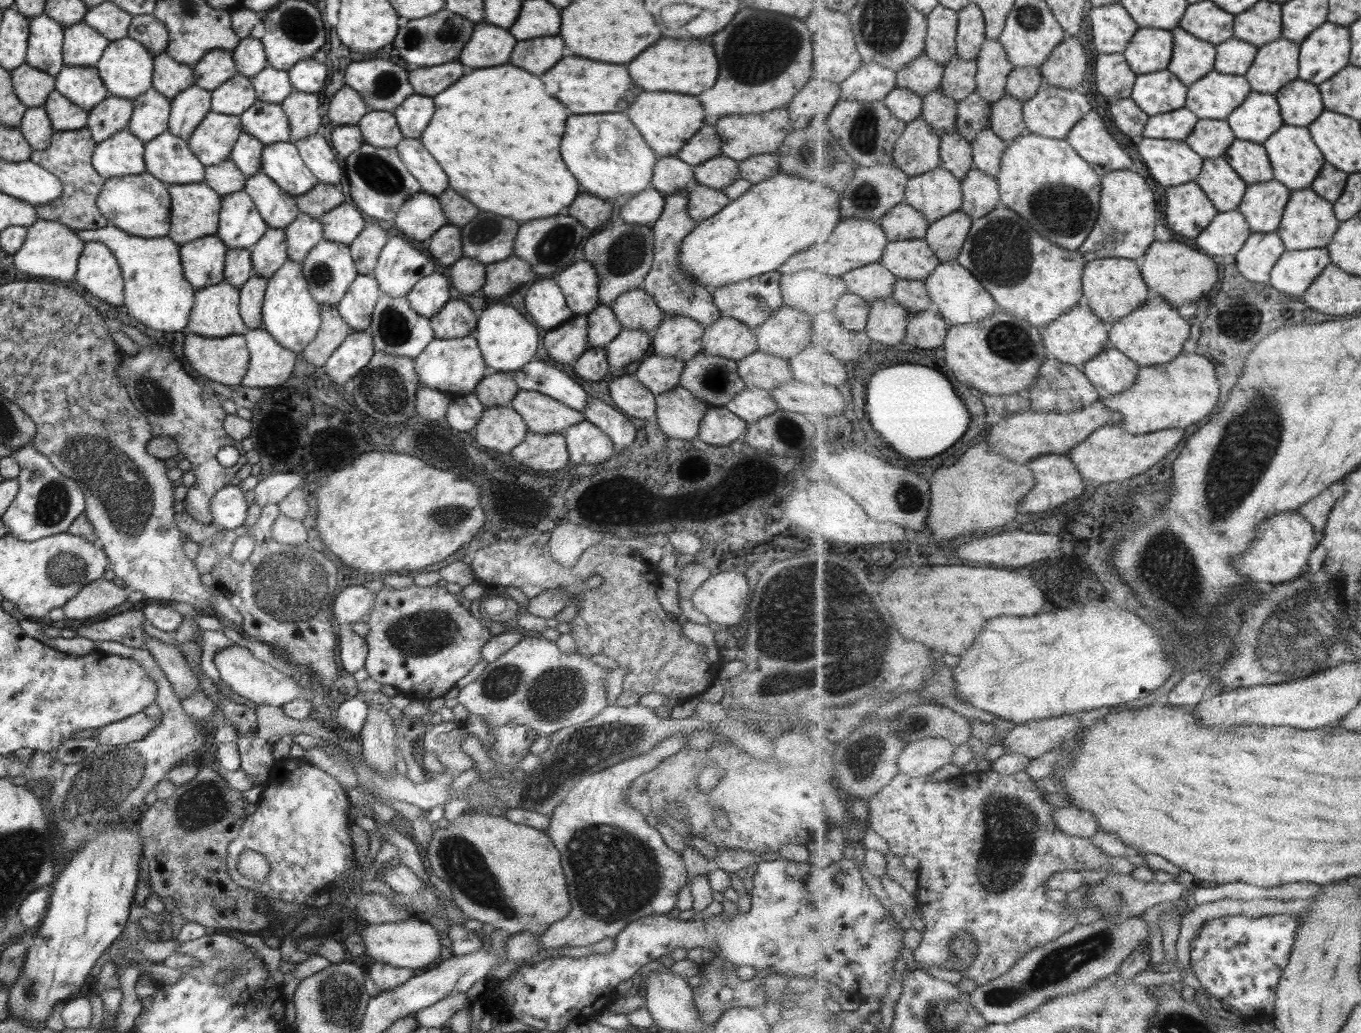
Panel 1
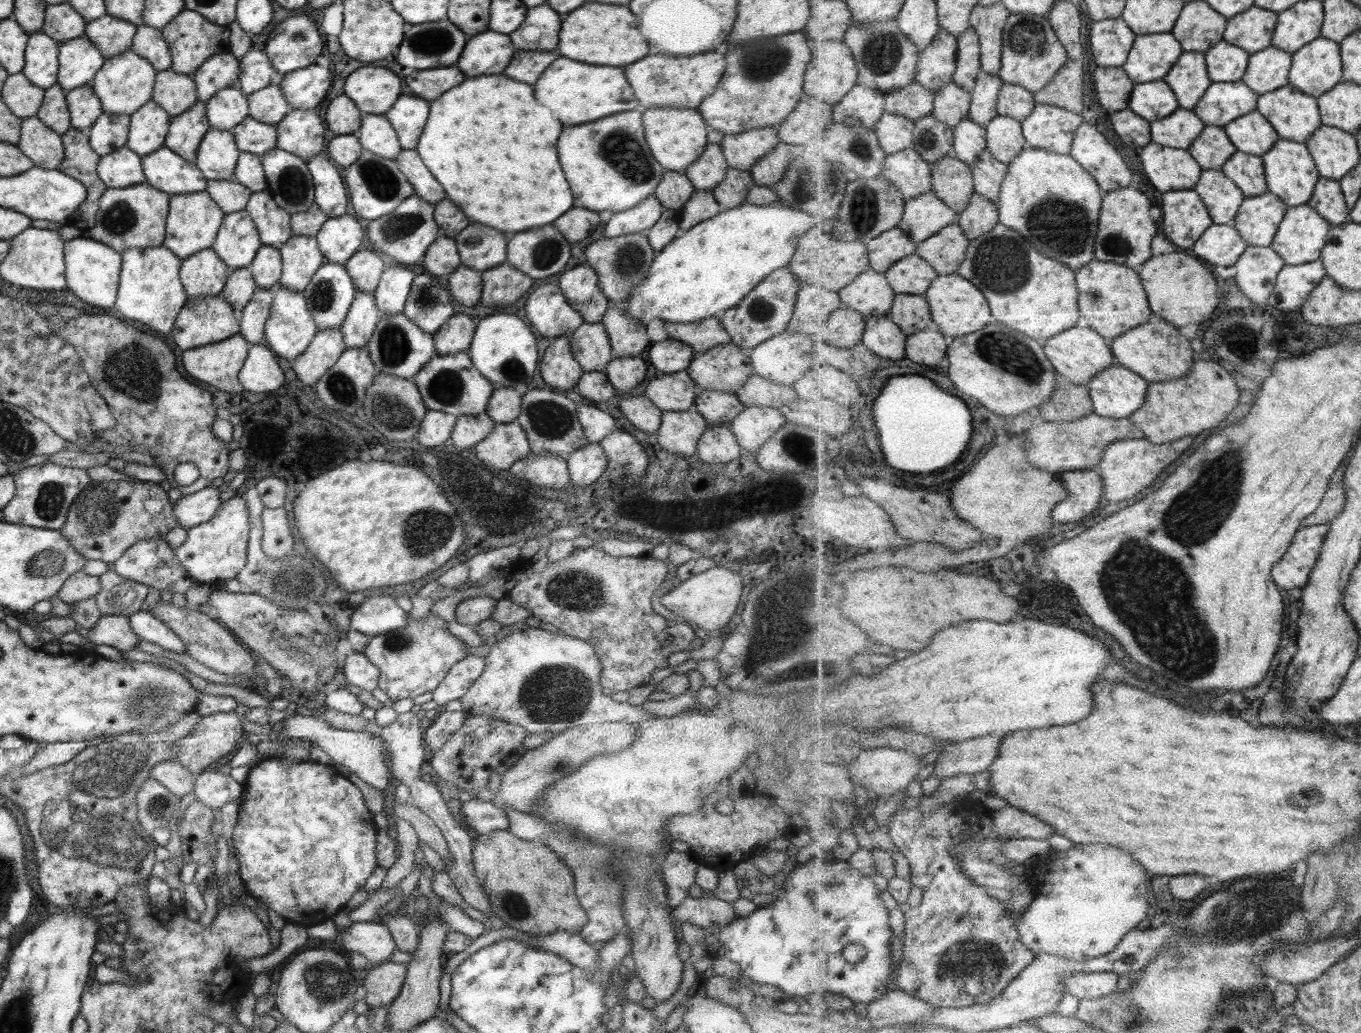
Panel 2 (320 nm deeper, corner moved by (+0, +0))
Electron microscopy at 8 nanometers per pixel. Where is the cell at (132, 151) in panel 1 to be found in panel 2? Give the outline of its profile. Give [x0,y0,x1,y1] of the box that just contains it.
[96,146,145,188]

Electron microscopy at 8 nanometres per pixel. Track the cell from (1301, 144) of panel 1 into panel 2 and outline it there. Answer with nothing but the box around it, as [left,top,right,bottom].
[1263,138,1321,207]

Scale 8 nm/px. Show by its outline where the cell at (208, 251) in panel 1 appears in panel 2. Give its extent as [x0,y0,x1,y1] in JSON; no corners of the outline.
[178,248,229,296]

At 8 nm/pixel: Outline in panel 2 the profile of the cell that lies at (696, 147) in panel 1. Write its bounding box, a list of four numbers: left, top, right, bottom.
[682,143,728,192]

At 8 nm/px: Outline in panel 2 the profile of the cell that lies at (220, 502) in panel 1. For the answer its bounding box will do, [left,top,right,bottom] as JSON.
[172,487,221,528]

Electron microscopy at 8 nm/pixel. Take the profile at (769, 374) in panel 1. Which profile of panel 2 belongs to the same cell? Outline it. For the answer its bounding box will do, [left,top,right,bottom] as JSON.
[735,373,799,409]

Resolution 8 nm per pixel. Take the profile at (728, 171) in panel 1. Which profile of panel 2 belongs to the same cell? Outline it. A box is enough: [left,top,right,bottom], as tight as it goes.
[712,167,754,209]

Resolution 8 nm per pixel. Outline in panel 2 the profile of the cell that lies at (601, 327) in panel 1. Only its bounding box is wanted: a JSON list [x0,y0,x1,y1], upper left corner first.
[568,322,615,373]

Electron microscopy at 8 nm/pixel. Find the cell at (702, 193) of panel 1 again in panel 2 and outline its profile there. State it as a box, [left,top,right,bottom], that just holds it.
[677,189,722,236]

